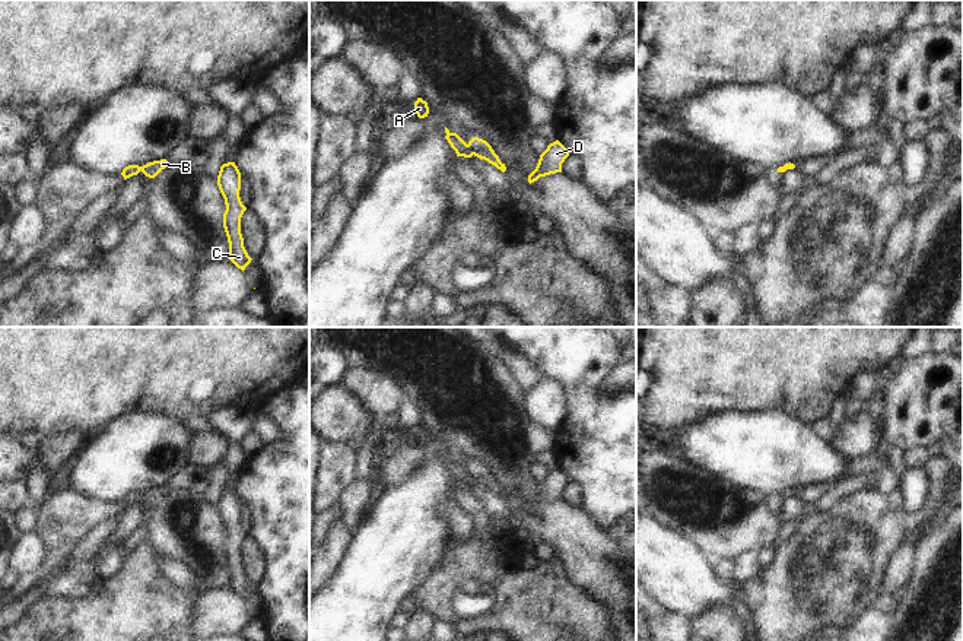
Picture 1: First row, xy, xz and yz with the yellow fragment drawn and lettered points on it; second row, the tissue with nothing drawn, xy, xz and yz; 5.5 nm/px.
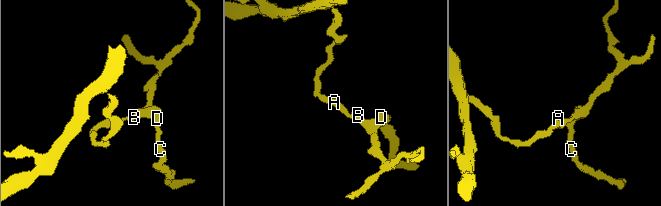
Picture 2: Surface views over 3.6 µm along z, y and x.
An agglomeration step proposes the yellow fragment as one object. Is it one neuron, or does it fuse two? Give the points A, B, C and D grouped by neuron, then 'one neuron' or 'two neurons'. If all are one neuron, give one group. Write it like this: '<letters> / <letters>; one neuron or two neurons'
A B C D; one neuron

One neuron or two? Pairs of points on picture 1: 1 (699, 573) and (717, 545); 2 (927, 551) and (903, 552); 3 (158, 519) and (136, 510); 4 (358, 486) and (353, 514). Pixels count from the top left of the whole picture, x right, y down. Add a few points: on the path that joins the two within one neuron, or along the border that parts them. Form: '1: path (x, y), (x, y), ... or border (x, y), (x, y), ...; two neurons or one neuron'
1: border (682, 535), (712, 561); two neurons
2: border (938, 527), (918, 543), (915, 567), (906, 586); two neurons
3: border (152, 505), (142, 523); two neurons
4: path (356, 494), (353, 497), (353, 507); one neuron

